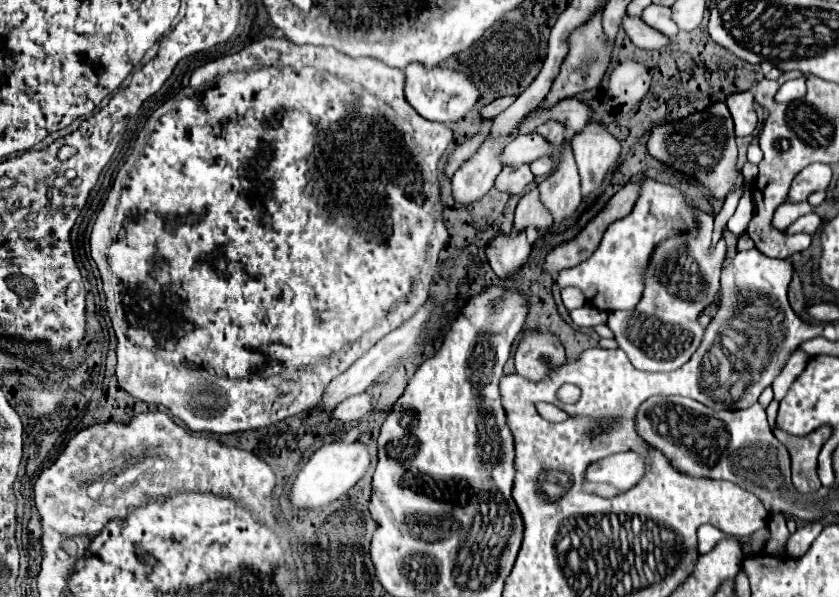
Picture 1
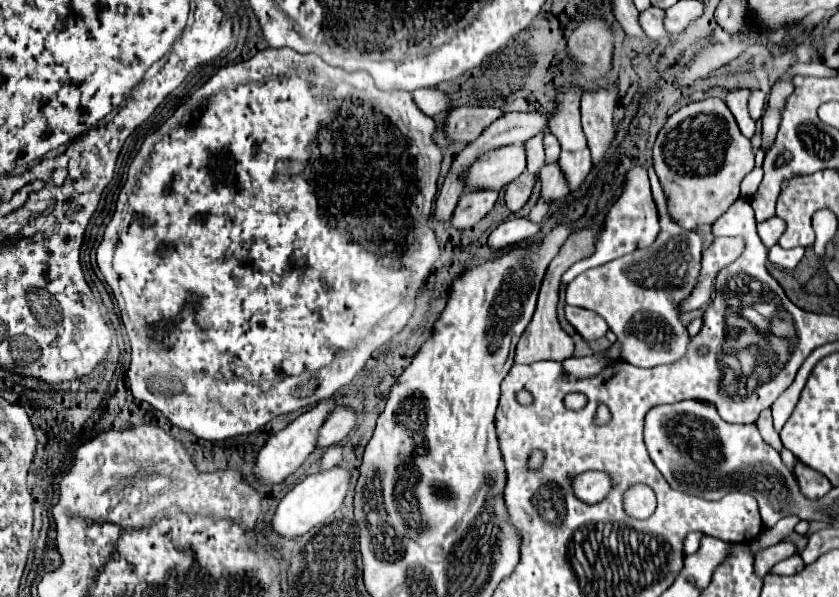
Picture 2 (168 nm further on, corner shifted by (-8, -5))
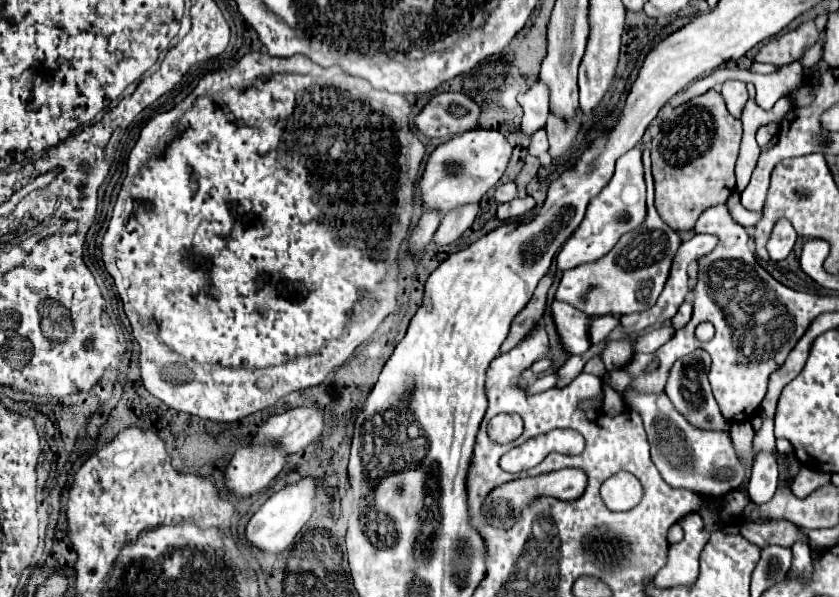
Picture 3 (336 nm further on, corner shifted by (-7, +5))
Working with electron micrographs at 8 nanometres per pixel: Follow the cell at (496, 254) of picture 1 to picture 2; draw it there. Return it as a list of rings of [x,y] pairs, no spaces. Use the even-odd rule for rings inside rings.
[[[512,218],[502,222],[488,238],[488,246],[492,250],[502,250],[514,244],[520,244],[524,240],[534,238],[540,232],[540,226],[526,220],[526,218]]]

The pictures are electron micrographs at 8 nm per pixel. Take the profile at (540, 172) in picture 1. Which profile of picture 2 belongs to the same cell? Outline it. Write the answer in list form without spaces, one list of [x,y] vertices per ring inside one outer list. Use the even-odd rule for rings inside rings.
[[[534,136],[534,140],[530,140],[526,146],[528,146],[528,172],[532,174],[540,174],[540,170],[546,166],[546,160],[544,160],[544,148],[542,148],[542,136]]]

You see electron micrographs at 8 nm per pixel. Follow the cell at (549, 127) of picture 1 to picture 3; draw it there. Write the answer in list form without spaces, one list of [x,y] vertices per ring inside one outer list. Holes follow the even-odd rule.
[[[537,130],[533,136],[531,136],[531,144],[529,144],[529,154],[531,156],[541,156],[549,150],[549,144],[547,144],[547,134],[545,130]]]

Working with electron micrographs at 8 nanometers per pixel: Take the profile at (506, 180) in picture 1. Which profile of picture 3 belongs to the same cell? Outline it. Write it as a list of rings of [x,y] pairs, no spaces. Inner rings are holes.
[[[515,182],[501,184],[501,186],[497,186],[497,190],[495,190],[495,200],[497,200],[497,202],[511,202],[515,196],[517,196]]]

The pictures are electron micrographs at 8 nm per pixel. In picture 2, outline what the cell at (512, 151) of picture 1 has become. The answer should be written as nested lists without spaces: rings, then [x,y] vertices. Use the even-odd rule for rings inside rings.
[[[504,146],[482,156],[466,174],[468,188],[504,188],[526,170],[526,146]]]

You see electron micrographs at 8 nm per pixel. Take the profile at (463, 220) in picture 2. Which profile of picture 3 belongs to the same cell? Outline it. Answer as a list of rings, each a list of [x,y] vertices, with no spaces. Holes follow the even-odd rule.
[[[479,204],[461,206],[459,210],[451,210],[451,214],[445,214],[439,228],[437,228],[437,232],[435,232],[435,236],[433,236],[433,242],[437,246],[453,244],[473,224],[477,212],[479,212]]]

